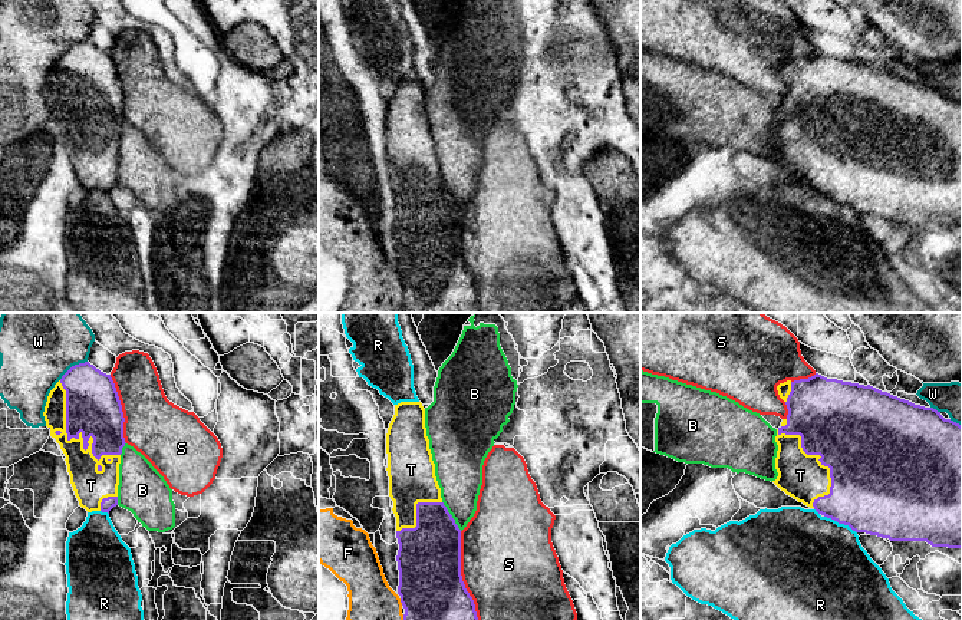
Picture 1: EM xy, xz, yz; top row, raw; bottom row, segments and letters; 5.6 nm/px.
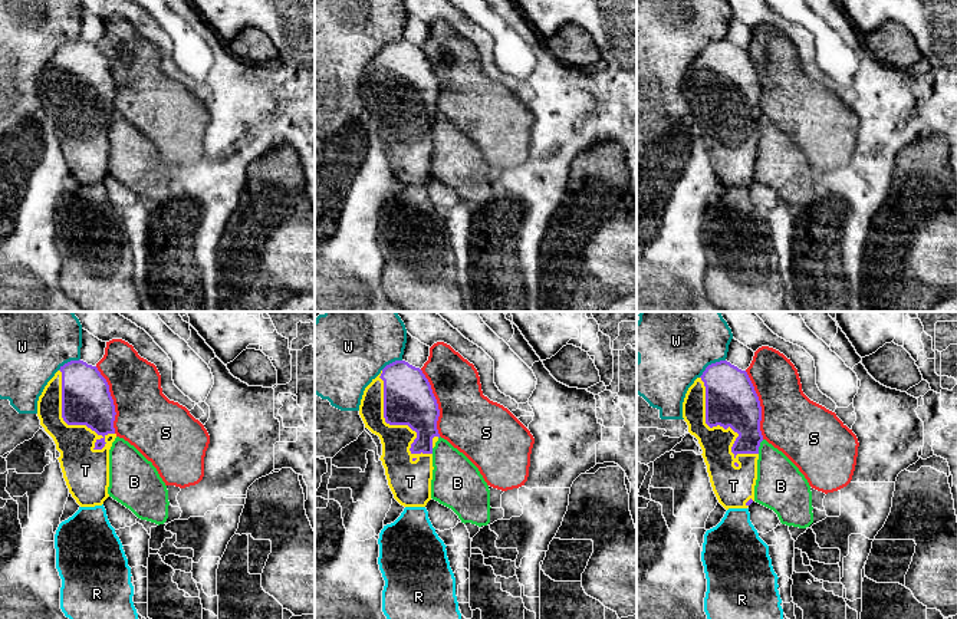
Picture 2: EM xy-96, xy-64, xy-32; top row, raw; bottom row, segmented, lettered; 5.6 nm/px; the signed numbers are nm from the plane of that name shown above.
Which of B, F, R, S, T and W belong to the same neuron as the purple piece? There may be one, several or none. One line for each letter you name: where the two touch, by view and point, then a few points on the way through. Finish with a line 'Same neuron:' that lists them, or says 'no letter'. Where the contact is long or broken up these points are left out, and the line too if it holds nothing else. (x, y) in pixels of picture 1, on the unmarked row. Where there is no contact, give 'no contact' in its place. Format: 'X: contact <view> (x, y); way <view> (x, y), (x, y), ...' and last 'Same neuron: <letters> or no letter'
T: contact xy (72, 115)
Same neuron: T

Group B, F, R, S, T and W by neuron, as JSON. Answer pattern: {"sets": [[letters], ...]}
{"sets": [["B"], ["F", "W"], ["R"], ["S"], ["T"]]}

